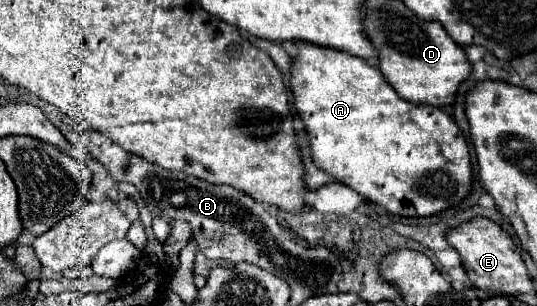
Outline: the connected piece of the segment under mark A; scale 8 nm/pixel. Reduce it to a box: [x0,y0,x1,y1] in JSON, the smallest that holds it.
[291,42,473,216]

